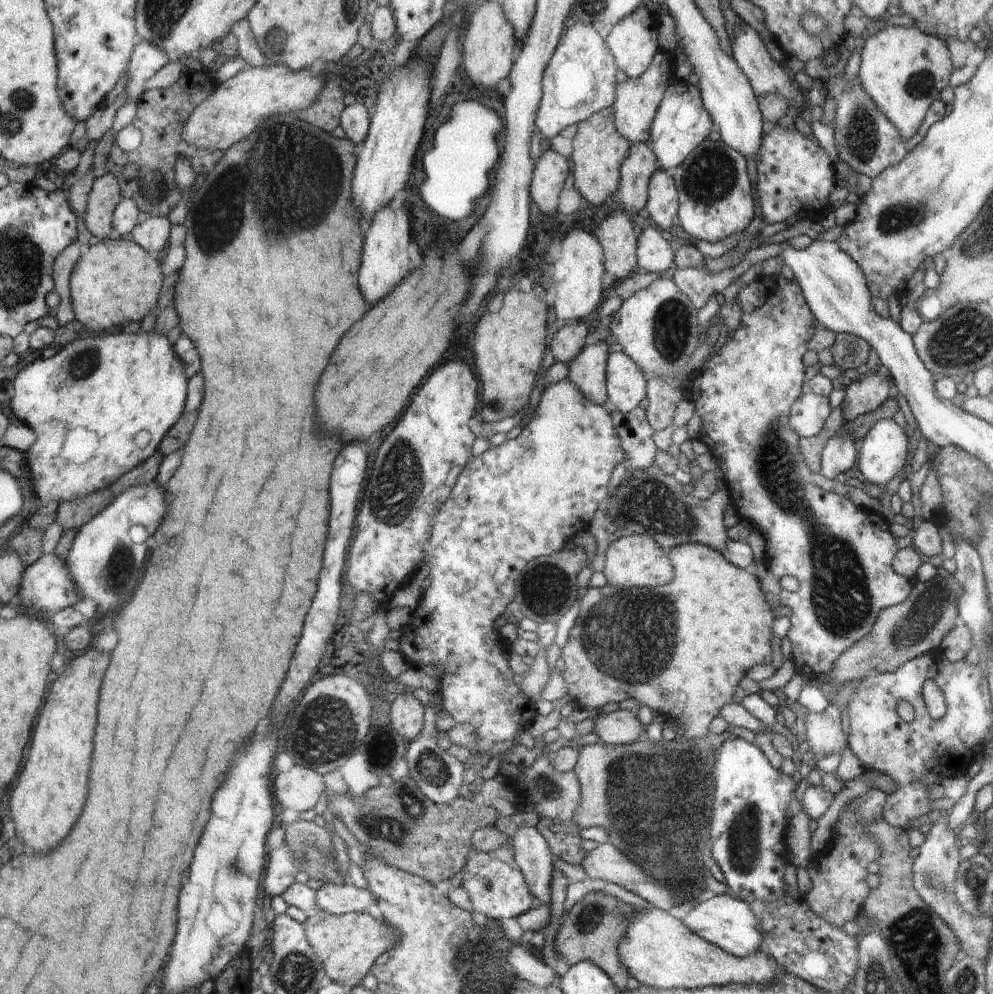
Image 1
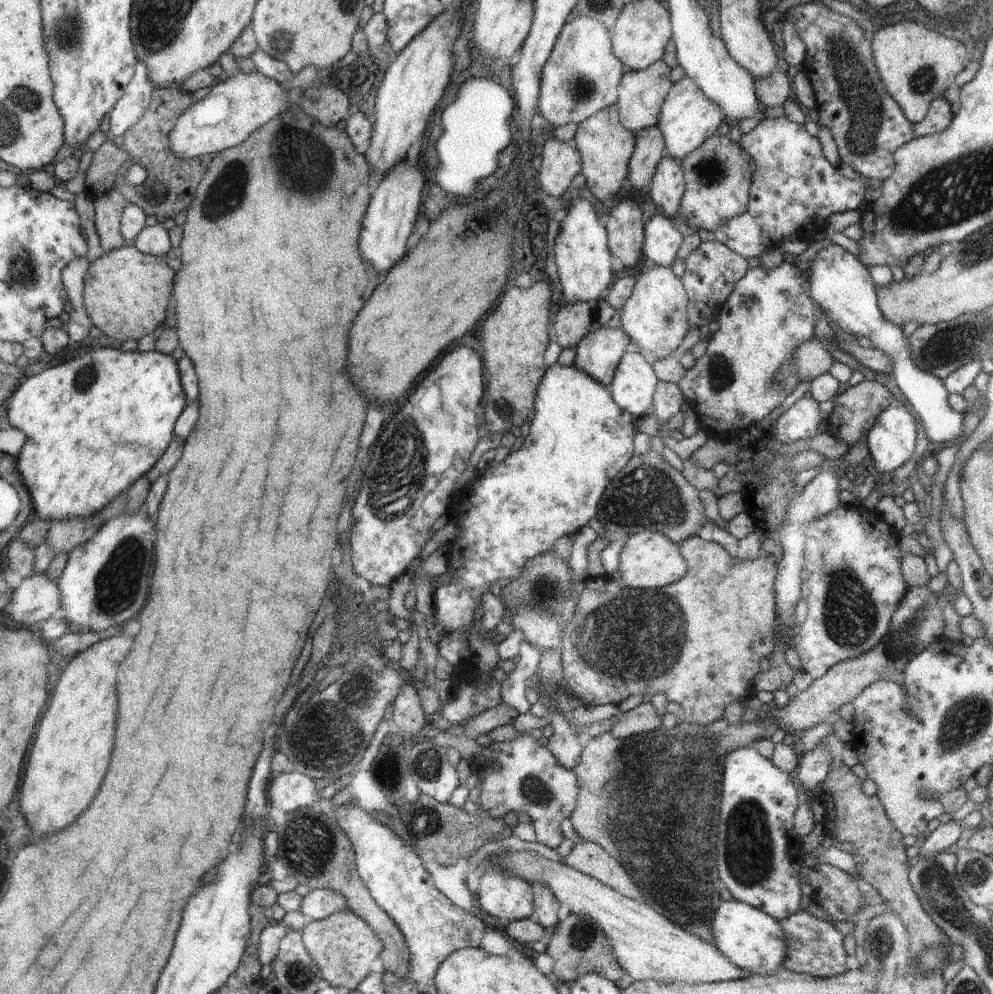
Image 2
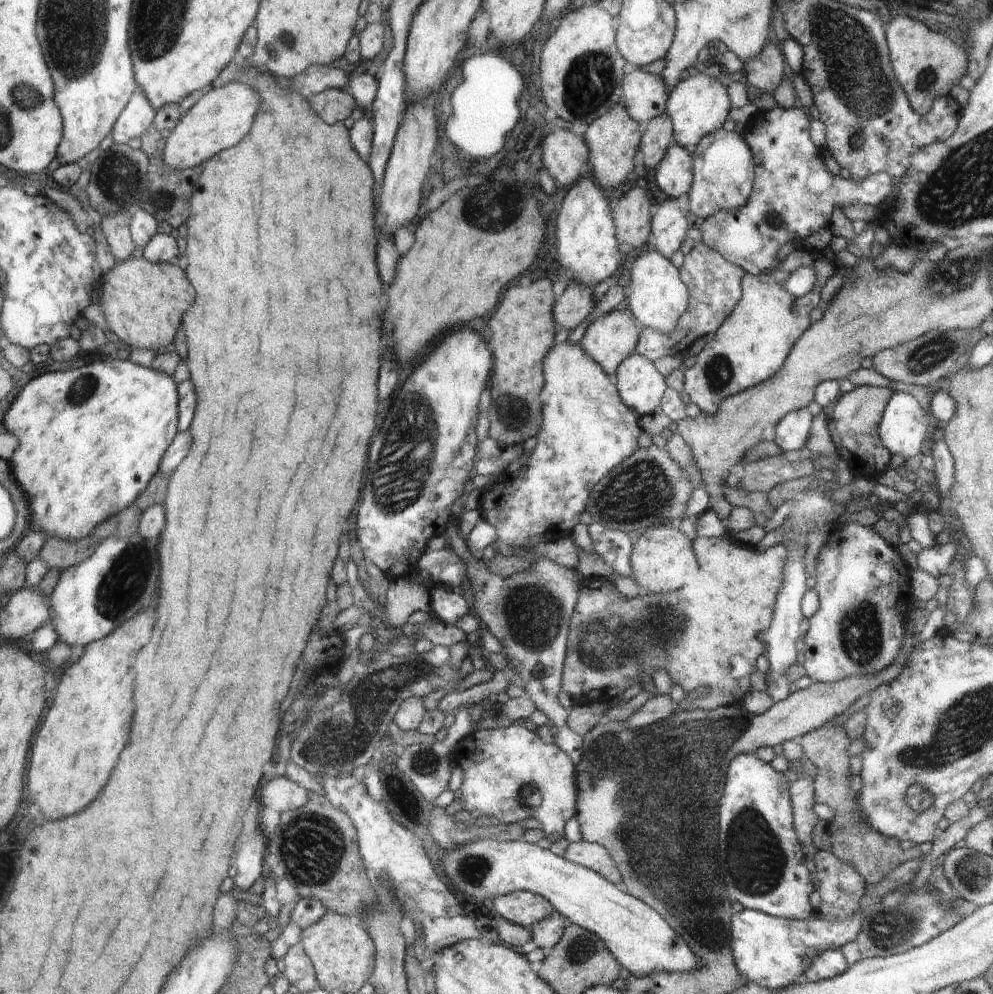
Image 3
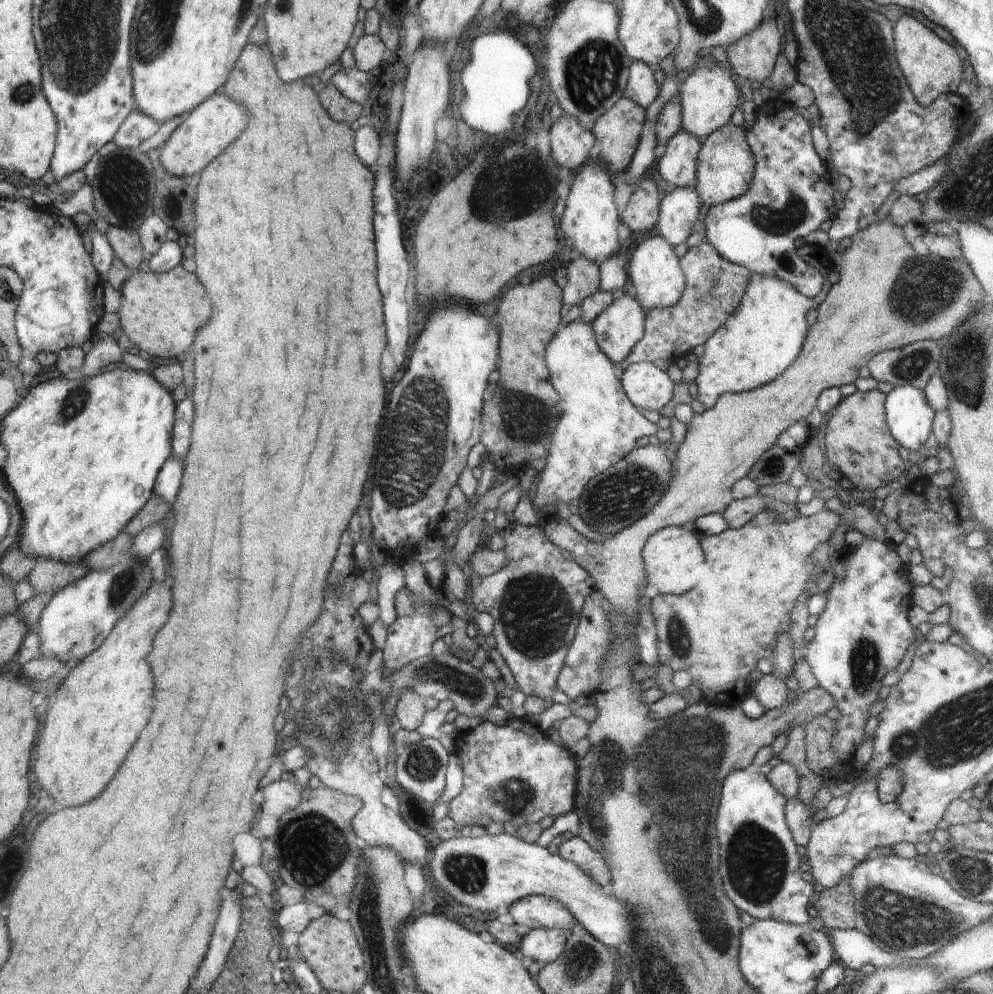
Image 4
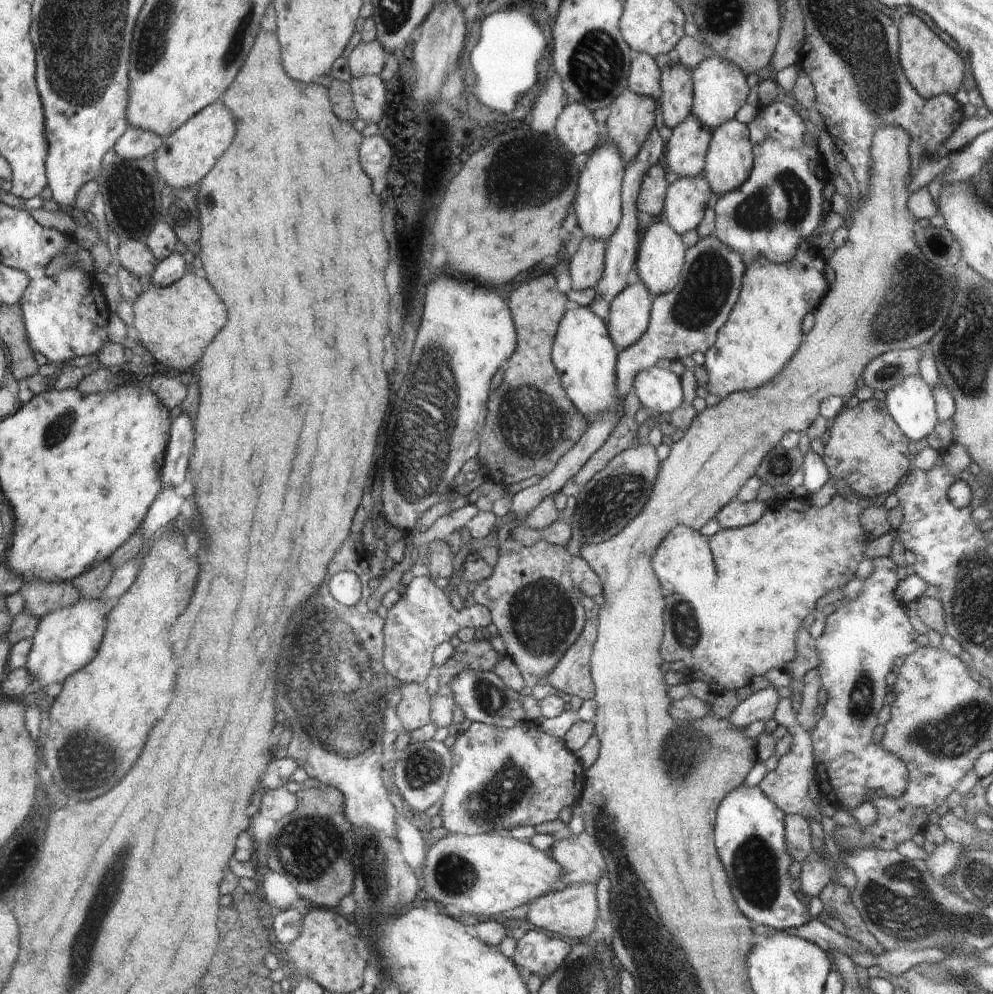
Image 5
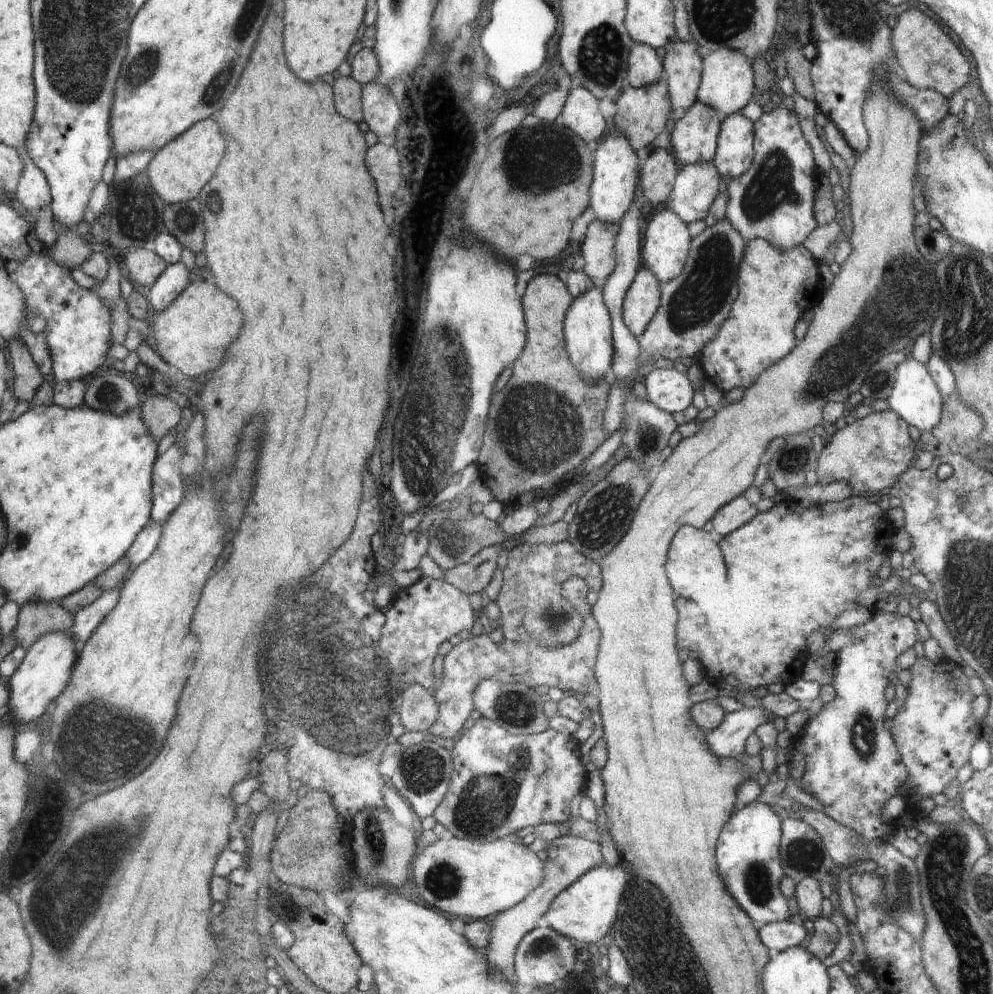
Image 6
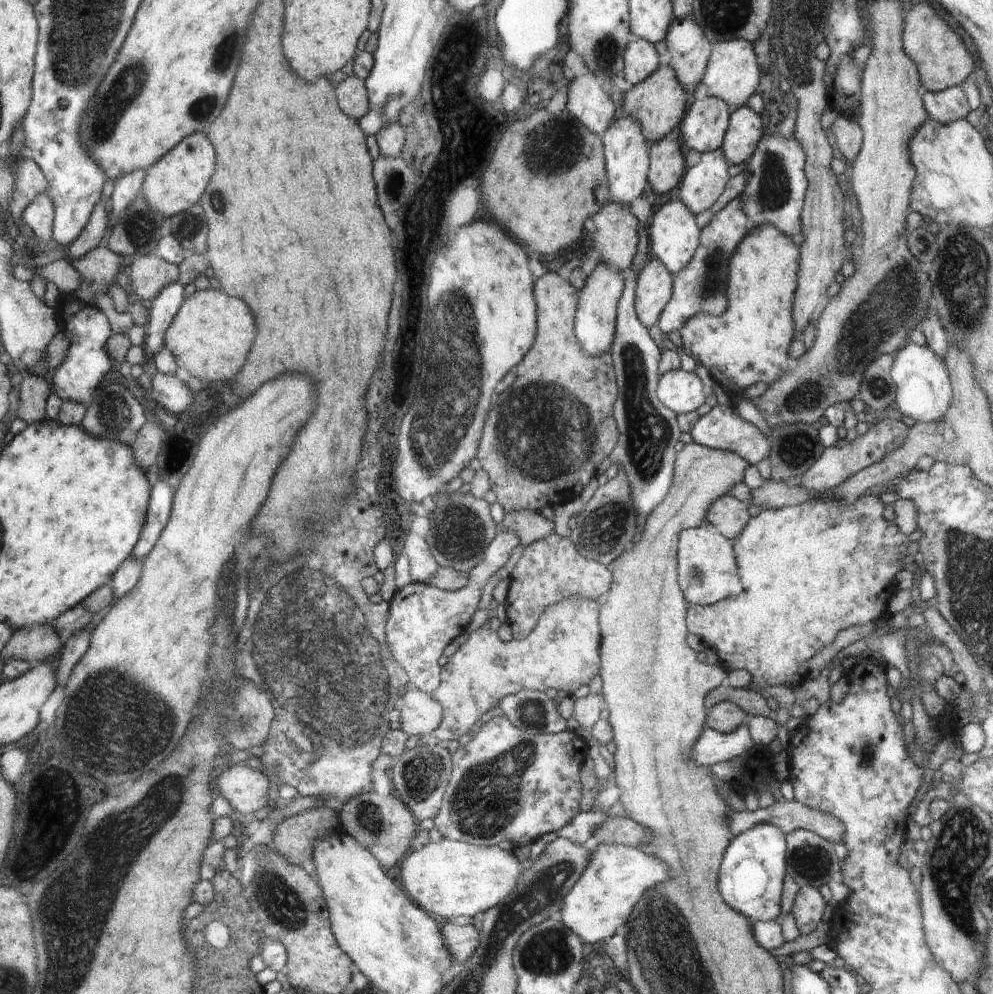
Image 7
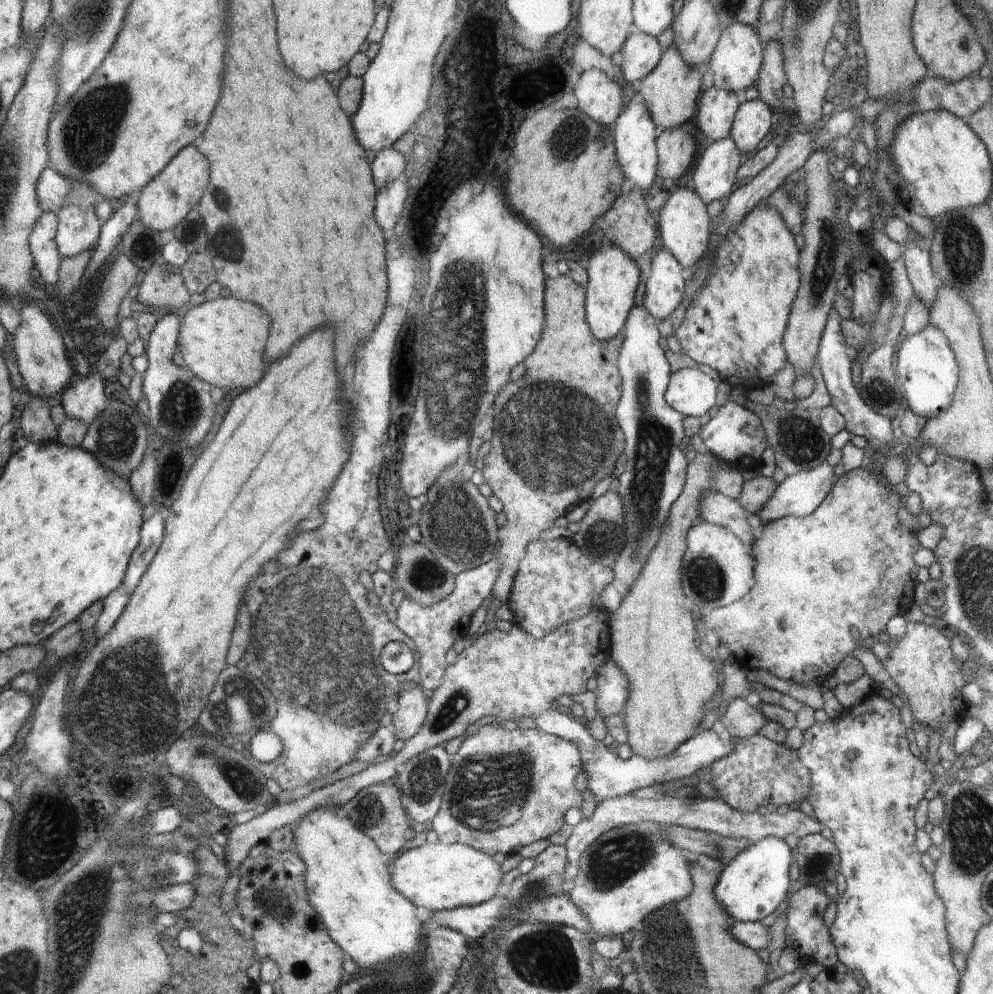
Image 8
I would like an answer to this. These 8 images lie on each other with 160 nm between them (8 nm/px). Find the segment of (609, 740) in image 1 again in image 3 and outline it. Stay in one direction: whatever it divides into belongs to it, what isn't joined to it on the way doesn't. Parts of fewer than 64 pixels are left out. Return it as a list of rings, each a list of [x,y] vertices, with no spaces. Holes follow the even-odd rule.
[[[658,694],[656,697],[650,698],[627,720],[624,720],[624,725],[632,730],[642,729],[648,725],[663,722],[677,710],[678,704],[672,701],[669,694]]]

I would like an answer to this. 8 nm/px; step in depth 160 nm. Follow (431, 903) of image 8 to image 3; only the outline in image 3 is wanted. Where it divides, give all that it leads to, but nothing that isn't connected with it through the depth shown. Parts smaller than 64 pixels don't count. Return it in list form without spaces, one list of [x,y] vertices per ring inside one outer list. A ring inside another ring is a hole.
[[[484,839],[456,843],[441,860],[445,881],[451,889],[488,901],[516,891],[528,891],[548,899],[561,915],[579,927],[597,934],[608,950],[631,972],[631,978],[654,970],[688,972],[698,960],[688,944],[662,920],[651,906],[616,888],[603,875],[559,857],[549,849],[525,841]]]

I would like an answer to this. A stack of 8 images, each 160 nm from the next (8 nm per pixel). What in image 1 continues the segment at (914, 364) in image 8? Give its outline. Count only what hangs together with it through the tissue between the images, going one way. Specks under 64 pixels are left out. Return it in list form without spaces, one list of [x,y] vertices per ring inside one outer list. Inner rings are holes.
[[[892,417],[880,418],[866,433],[857,465],[867,482],[884,488],[907,464],[909,439]]]

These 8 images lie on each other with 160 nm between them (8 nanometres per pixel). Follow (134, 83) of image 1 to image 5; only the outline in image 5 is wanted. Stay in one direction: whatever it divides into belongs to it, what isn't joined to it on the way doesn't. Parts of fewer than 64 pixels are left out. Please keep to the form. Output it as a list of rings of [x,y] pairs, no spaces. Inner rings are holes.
[[[128,127],[119,138],[114,150],[118,160],[131,161],[154,156],[156,149],[164,142],[164,137],[150,131]]]

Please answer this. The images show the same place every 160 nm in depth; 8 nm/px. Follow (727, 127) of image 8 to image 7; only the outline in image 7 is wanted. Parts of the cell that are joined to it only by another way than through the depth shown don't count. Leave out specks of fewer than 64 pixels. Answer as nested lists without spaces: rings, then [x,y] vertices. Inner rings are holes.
[[[718,97],[695,100],[687,112],[680,130],[680,137],[688,150],[710,152],[723,145],[729,125],[731,108]]]

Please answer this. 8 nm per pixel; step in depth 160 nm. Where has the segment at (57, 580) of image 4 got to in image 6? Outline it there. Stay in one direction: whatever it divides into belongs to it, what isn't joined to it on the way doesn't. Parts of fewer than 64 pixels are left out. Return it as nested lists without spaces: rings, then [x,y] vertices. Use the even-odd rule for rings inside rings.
[[[29,603],[20,607],[19,617],[16,628],[12,634],[16,639],[17,646],[28,650],[35,641],[48,633],[62,633],[67,634],[74,628],[74,615],[72,611],[64,610],[59,603]]]

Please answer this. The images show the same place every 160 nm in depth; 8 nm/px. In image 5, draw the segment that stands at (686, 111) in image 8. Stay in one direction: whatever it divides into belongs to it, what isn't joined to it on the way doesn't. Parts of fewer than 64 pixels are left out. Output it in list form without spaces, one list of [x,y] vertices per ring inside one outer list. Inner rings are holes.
[[[624,90],[616,97],[614,104],[610,105],[610,114],[607,118],[608,135],[607,141],[617,146],[621,157],[626,157],[629,162],[642,149],[648,136],[652,134],[652,124],[656,118],[656,100],[646,95],[636,94],[633,90]]]

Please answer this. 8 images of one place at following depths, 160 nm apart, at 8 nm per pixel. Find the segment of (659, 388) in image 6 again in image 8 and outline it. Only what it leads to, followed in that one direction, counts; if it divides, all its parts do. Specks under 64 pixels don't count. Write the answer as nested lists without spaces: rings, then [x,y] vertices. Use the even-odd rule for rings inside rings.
[[[683,368],[671,378],[665,398],[684,417],[700,418],[716,405],[717,386],[701,369]]]

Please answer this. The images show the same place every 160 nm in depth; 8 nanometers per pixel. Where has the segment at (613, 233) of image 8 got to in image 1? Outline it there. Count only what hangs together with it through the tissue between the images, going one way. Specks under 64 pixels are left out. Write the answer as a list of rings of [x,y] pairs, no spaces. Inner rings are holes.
[[[583,322],[561,324],[551,343],[555,360],[569,364],[586,346],[587,333],[588,328]]]

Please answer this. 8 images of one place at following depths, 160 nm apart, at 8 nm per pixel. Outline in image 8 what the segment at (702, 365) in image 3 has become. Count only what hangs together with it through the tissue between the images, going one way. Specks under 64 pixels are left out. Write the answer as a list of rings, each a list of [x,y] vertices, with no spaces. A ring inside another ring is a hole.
[[[760,202],[728,232],[721,242],[713,263],[706,270],[703,283],[695,288],[695,295],[675,337],[682,346],[681,352],[698,364],[708,364],[717,370],[722,381],[732,388],[742,385],[750,390],[767,383],[787,365],[783,336],[787,329],[790,306],[800,286],[798,270],[800,250],[793,232],[786,226],[779,210]]]

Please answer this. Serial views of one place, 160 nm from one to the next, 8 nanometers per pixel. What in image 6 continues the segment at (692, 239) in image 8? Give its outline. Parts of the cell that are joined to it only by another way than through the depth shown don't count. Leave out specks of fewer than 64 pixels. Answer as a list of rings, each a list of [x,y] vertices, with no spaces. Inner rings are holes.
[[[671,208],[658,211],[648,223],[644,236],[643,255],[646,268],[656,274],[660,282],[678,277],[687,264],[692,238],[688,225]]]

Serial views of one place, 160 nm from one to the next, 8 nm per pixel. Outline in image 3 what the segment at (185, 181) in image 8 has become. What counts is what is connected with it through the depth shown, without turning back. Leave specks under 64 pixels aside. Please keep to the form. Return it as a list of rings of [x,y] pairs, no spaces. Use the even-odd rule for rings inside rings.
[[[232,81],[222,87],[209,87],[166,138],[163,161],[175,169],[191,169],[207,162],[224,149],[238,145],[254,124],[256,110],[258,96],[244,83]]]

